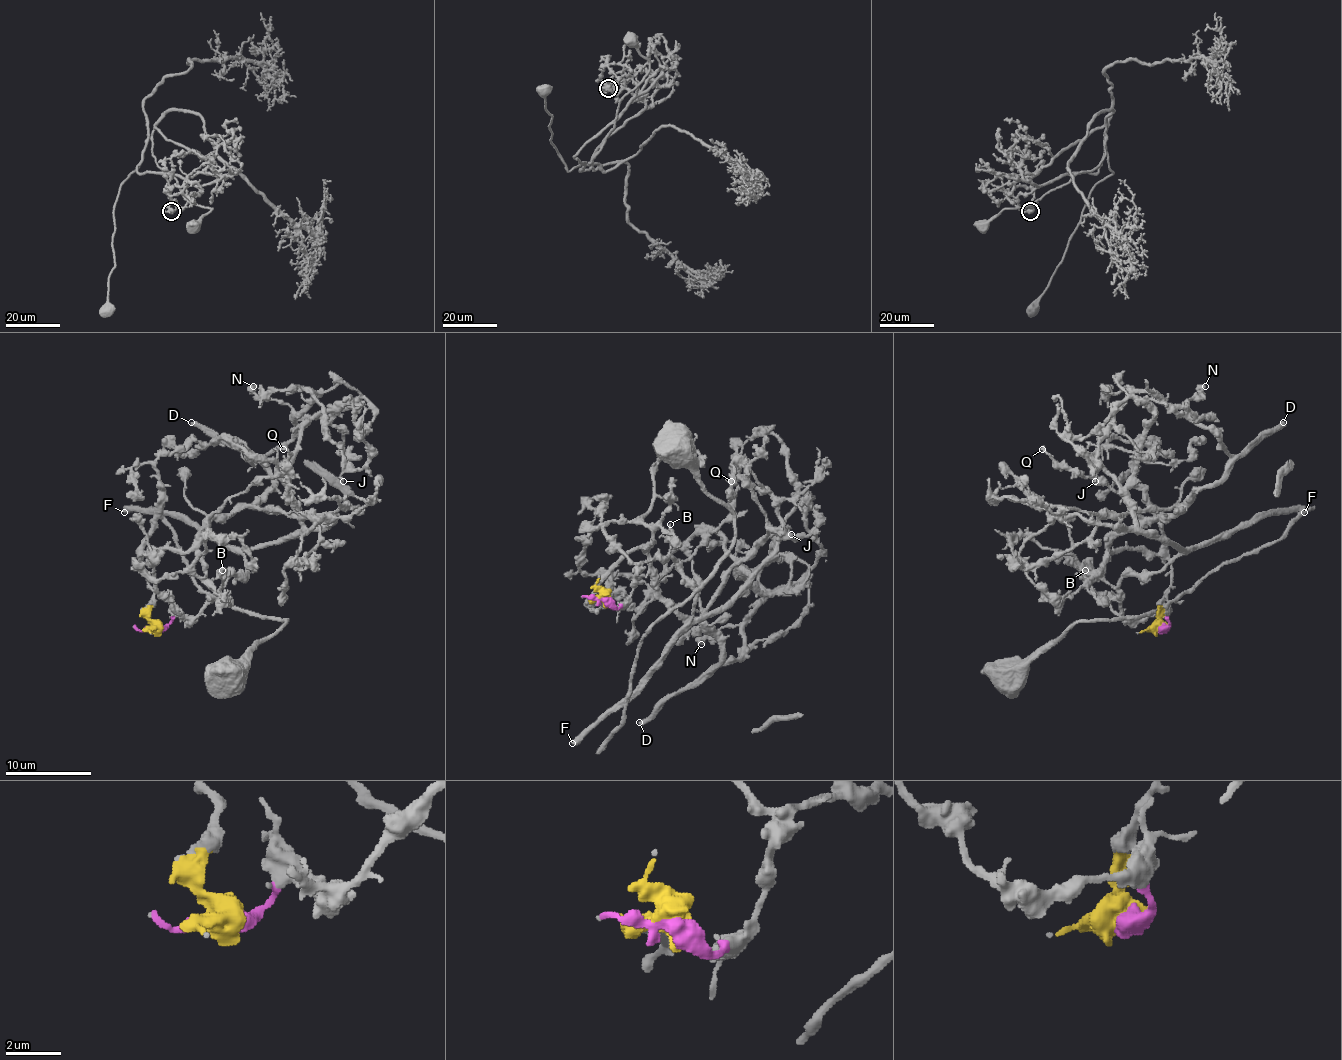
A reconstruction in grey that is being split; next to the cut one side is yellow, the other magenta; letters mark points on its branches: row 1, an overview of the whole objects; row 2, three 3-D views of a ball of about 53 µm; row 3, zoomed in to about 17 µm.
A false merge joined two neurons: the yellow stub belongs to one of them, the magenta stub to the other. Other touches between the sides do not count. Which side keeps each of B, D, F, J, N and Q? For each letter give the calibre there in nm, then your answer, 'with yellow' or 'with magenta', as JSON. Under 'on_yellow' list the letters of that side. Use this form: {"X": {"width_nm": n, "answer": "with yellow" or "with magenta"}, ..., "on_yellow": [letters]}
{"B": {"width_nm": 240, "answer": "with magenta"}, "D": {"width_nm": 400, "answer": "with yellow"}, "F": {"width_nm": 480, "answer": "with magenta"}, "J": {"width_nm": 180, "answer": "with yellow"}, "N": {"width_nm": 550, "answer": "with yellow"}, "Q": {"width_nm": 240, "answer": "with yellow"}, "on_yellow": ["D", "J", "N", "Q"]}

